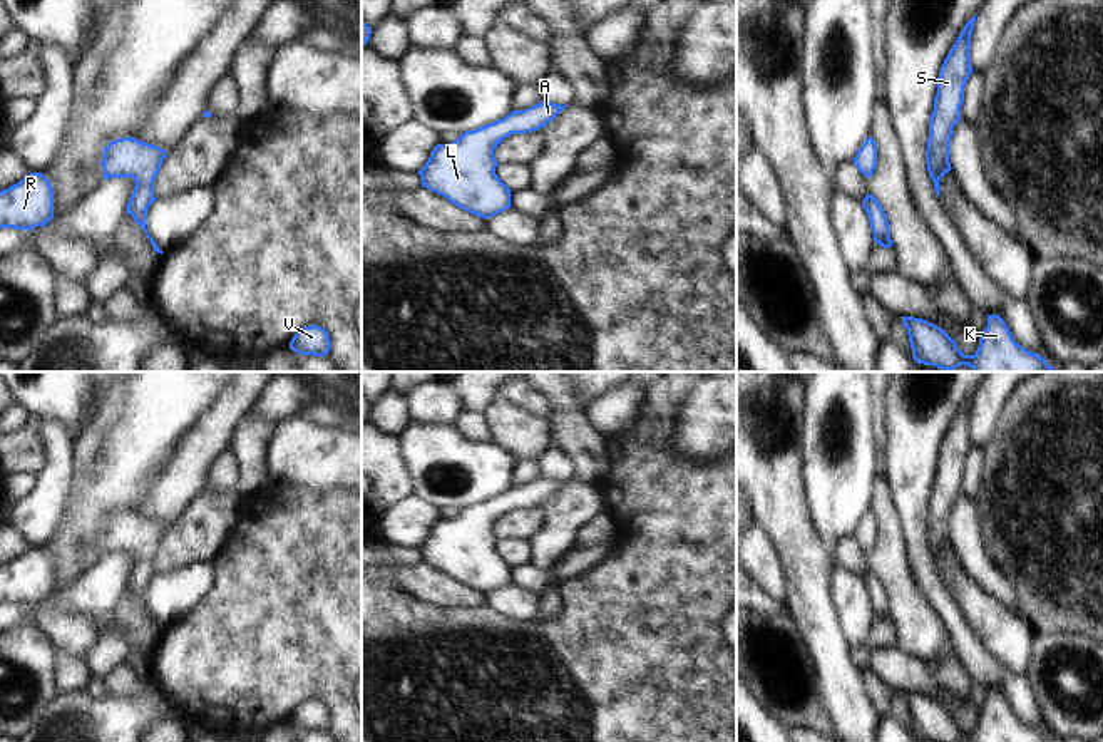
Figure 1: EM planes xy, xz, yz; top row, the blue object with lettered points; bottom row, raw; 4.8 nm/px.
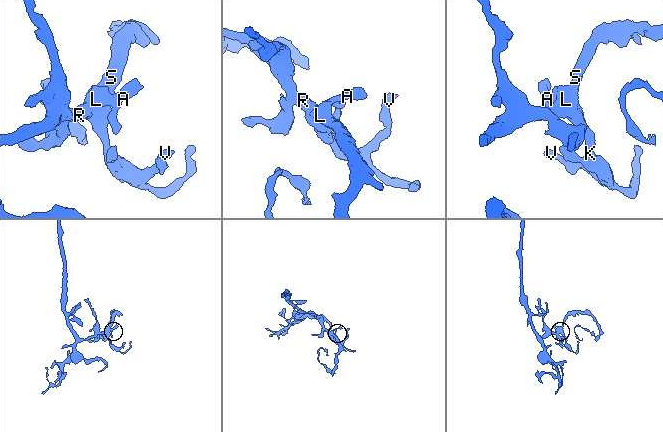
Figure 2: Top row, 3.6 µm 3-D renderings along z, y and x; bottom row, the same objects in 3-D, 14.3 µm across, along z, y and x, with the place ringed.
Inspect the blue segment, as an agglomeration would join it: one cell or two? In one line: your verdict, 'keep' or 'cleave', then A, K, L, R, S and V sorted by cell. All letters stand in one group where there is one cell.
keep; groups A K L R S V

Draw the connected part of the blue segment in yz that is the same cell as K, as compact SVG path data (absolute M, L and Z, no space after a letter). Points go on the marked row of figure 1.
M988 315L988 328L979 338L974 355L964 355L956 342L937 325L914 317L902 317L907 328L912 358L941 370L961 365L974 372L1051 372L1053 367L1038 353L1014 342L999 315Z

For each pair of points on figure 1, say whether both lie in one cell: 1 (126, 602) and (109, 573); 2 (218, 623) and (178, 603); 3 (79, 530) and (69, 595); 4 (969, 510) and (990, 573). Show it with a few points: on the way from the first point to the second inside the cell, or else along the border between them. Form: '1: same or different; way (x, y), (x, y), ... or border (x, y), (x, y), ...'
1: different; border (124, 588), (111, 610), (111, 620), (126, 632)
2: different; border (211, 575), (206, 595), (163, 628)
3: different; border (82, 573), (54, 593)
4: same; way (969, 525), (969, 550), (974, 558)

